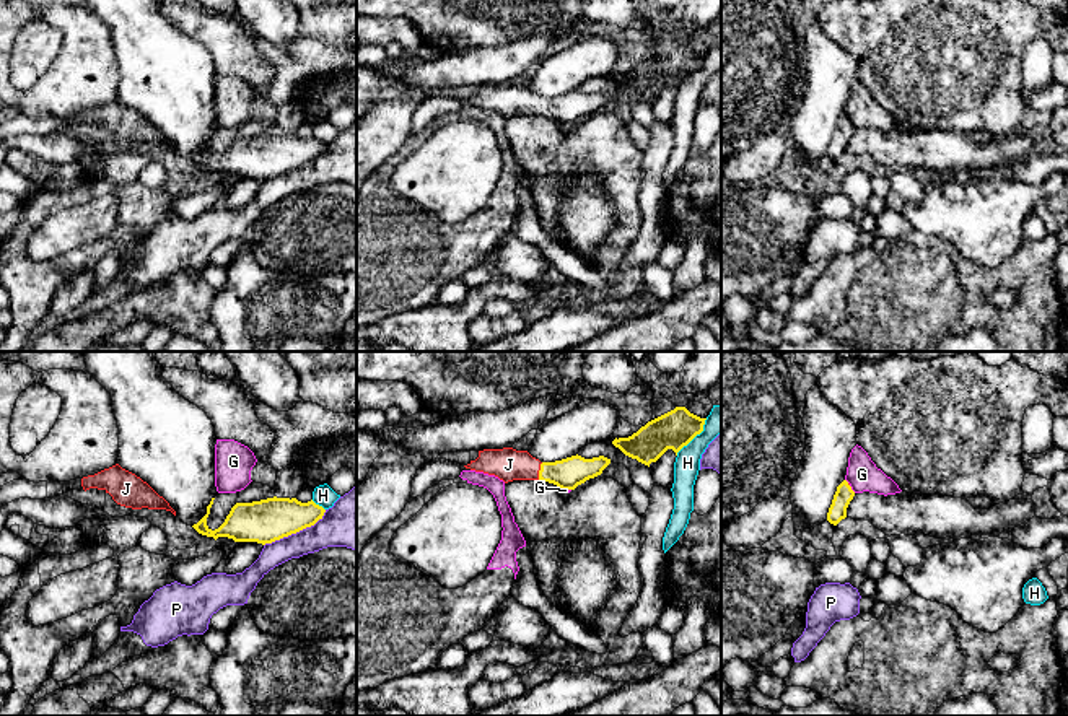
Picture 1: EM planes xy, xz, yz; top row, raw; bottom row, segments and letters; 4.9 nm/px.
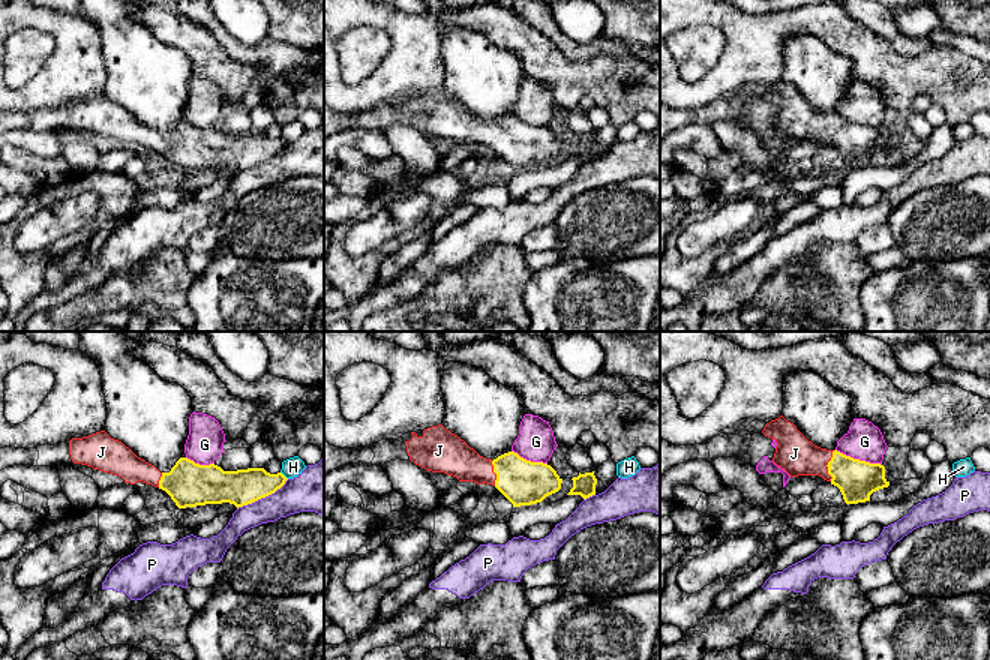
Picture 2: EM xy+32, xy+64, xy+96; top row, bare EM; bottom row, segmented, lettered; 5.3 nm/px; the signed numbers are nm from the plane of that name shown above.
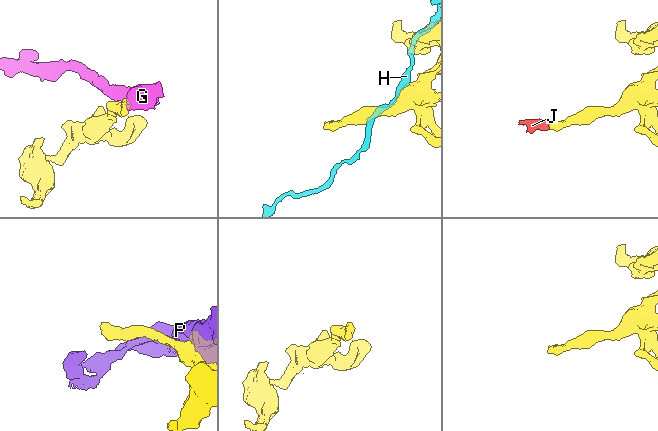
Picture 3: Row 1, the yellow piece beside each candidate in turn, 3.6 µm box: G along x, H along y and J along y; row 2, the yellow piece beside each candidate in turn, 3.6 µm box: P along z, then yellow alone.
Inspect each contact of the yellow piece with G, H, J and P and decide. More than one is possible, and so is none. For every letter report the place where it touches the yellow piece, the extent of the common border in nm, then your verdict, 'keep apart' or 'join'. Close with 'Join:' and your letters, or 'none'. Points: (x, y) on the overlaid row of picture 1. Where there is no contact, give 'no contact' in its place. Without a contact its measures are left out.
G: yz (850, 488) | 50 nm | keep apart
H: xz (694, 436) | 240 nm | keep apart
J: xz (539, 471) | 90 nm | join
P: xy (295, 532) | 360 nm | keep apart
Join: J

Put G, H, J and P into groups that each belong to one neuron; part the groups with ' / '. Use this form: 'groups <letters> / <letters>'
groups G / H / J / P

